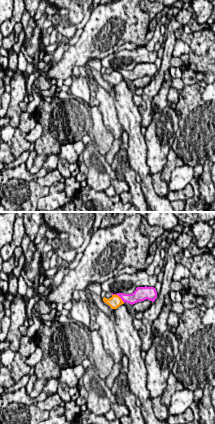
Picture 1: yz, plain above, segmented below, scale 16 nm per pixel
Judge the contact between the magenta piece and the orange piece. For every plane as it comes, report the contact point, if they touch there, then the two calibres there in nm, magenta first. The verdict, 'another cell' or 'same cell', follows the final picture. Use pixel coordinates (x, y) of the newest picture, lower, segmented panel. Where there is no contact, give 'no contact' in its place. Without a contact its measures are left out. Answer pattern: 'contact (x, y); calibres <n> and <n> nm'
contact (118, 295); calibres 170 and 200 nm

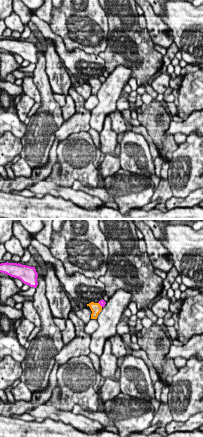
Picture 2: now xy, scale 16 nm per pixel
contact (100, 304); calibres 100 and 160 nm

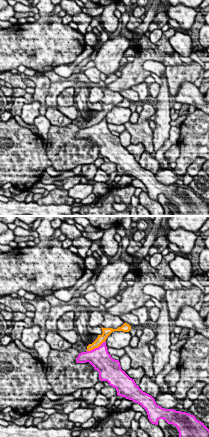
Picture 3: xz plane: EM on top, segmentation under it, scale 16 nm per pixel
contact (96, 348); calibres 340 and 130 nm

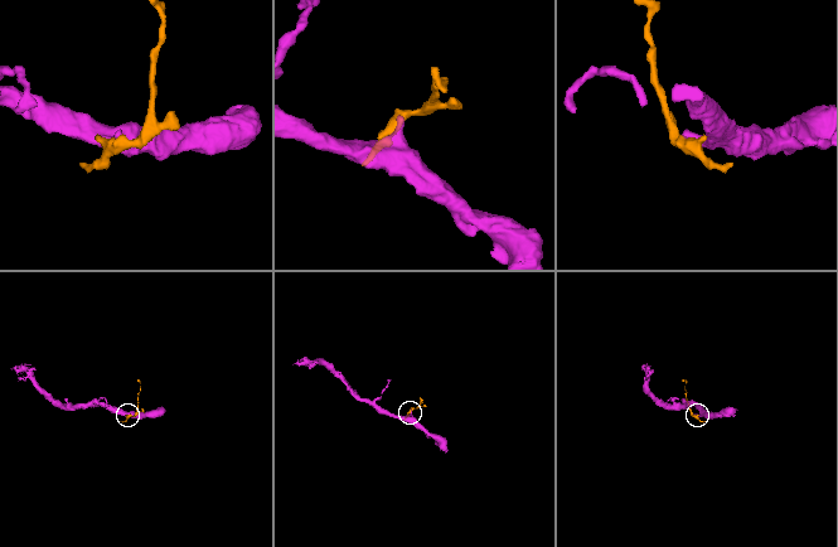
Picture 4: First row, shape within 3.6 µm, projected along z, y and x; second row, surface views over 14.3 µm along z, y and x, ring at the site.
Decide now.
another cell

